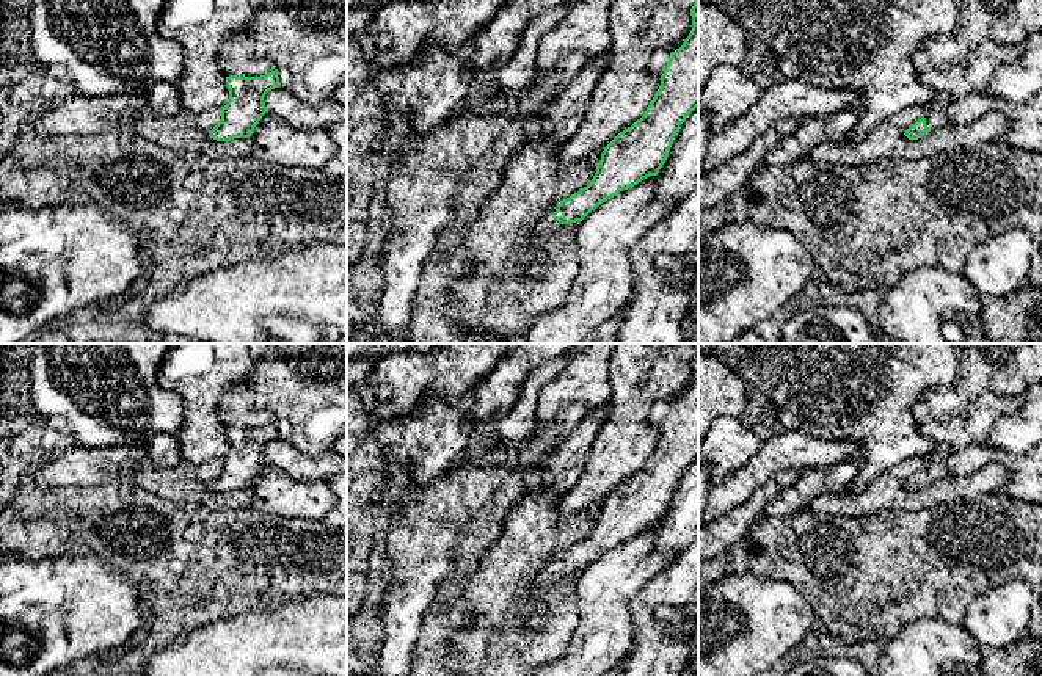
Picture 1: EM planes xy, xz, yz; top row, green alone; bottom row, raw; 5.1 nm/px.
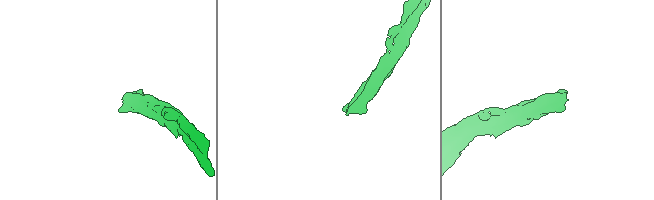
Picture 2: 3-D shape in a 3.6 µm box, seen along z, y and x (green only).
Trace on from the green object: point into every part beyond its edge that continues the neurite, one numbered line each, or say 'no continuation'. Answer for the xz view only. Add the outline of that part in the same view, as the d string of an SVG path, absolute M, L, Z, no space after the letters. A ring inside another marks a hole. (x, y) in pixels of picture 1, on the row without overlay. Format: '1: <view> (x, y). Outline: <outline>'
1: xz (659, 411). Outline: M656 402L653 405L653 409L650 413L650 423L653 427L661 428L664 425L670 405L672 405L670 402Z

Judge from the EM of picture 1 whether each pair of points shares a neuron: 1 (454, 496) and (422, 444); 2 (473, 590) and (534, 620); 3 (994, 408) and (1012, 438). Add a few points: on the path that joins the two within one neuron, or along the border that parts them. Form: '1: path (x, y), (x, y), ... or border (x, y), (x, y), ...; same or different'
1: border (468, 449), (444, 472), (413, 487); different
2: border (542, 603), (529, 612), (526, 626); different
3: border (1012, 410), (995, 424), (983, 443); different

